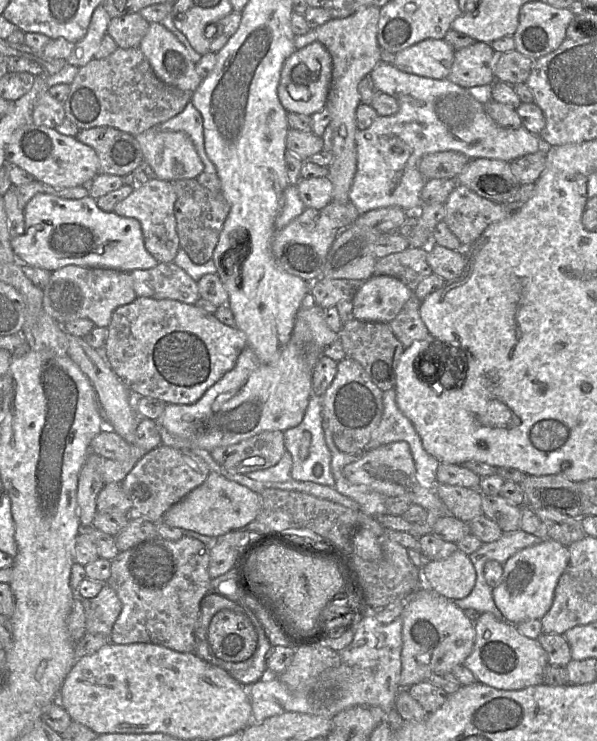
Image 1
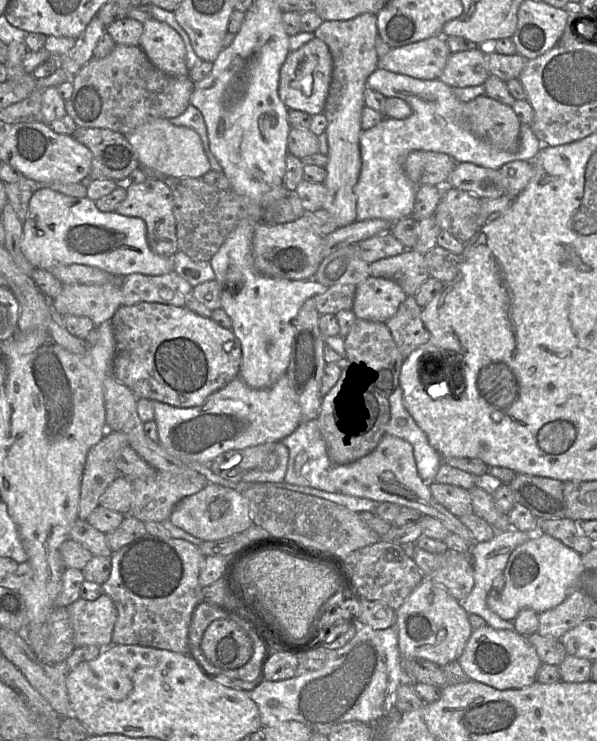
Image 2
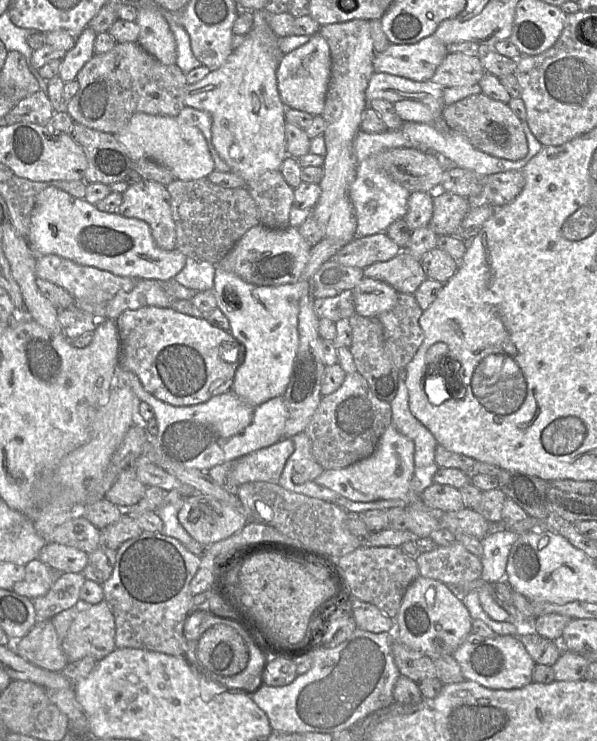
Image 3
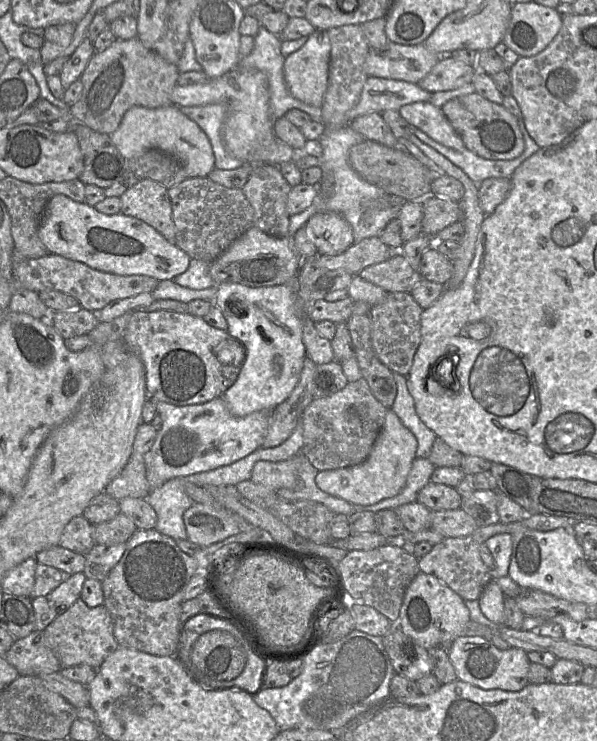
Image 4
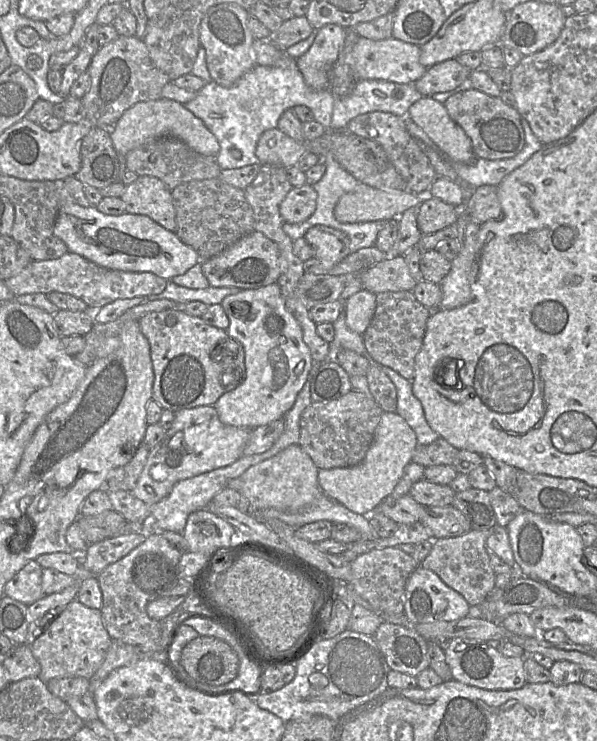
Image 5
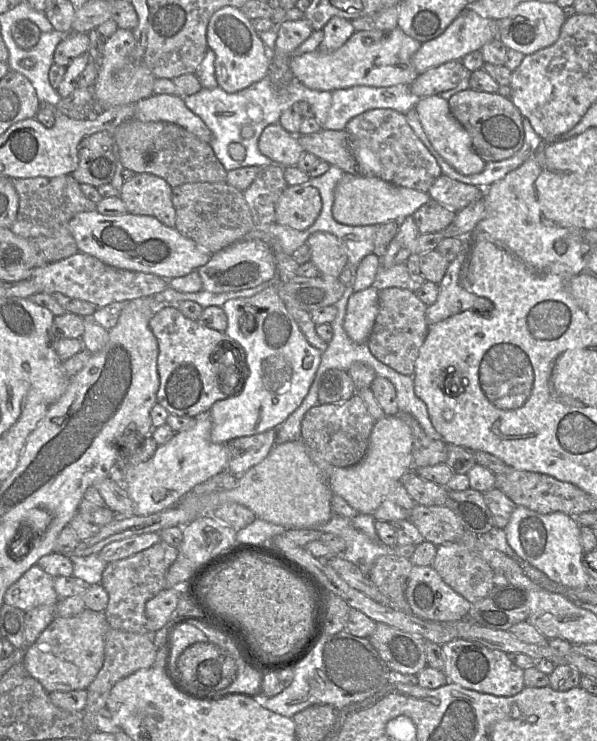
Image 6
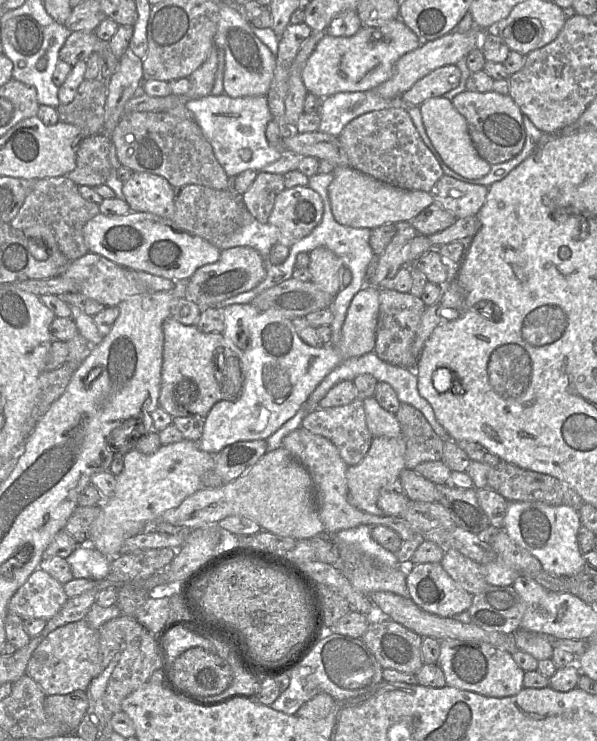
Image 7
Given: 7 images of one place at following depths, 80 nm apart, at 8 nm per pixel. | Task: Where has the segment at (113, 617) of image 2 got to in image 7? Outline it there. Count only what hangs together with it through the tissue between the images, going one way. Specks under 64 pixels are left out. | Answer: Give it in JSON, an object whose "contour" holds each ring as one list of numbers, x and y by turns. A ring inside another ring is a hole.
{"contour":[[85,619,54,629,32,652,25,675,30,676,46,696,86,691,101,666,97,630,90,627]]}

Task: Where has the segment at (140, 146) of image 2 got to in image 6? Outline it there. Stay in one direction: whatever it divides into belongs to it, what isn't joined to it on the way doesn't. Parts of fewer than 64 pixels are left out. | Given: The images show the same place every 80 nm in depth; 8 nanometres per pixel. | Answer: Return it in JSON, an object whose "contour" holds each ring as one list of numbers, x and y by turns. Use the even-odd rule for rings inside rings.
{"contour":[[153,94,135,104,134,117,143,122,171,122,177,124,200,140,210,143,213,134,203,120,193,113,178,95]]}

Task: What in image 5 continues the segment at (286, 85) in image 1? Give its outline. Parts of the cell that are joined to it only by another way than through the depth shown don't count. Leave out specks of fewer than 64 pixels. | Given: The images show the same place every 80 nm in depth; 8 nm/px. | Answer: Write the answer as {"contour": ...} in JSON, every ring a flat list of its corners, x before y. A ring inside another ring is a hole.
{"contour":[[327,24,317,30,316,38,296,64,306,84,321,90,330,87,330,70,337,60,346,37,346,29,338,24]]}

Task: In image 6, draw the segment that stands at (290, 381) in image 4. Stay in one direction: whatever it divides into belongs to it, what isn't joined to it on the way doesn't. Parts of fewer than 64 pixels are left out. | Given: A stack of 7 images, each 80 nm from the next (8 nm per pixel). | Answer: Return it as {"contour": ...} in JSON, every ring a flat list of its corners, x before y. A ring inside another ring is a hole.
{"contour":[[275,284,251,297,227,300,221,308,227,317,225,334,242,348,247,365,247,378,238,392,215,402,210,409,210,440,216,444,227,444,236,438,277,429,300,406,307,395,318,370,322,352,308,343,280,299,278,286]]}

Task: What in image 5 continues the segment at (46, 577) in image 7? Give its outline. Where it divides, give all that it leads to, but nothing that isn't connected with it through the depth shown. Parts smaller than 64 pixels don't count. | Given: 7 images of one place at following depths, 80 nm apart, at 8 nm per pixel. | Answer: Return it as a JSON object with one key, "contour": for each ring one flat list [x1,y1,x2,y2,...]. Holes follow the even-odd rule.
{"contour":[[36,560,29,561,5,584,4,595,27,606,44,597,41,585,42,569]]}

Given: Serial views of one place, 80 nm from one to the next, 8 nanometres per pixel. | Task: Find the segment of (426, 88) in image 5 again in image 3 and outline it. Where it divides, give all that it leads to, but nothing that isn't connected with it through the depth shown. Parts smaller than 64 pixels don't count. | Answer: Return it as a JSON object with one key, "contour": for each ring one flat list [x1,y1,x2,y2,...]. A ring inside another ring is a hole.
{"contour":[[448,53,430,79,442,88,478,84,485,74,480,56]]}

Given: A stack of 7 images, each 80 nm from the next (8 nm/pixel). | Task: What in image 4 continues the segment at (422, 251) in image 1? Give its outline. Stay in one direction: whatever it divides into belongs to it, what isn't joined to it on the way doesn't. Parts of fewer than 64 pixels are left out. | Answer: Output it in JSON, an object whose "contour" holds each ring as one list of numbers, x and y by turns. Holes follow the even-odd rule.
{"contour":[[394,252,388,260,366,267,358,275,386,292,411,292,422,279,402,252]]}

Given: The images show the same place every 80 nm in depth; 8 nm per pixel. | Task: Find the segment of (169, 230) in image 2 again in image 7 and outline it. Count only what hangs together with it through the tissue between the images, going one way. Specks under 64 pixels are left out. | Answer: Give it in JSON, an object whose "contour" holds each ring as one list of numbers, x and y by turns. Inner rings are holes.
{"contour":[[134,172,124,183,123,194,131,211,152,213,173,220,174,187,164,177]]}

